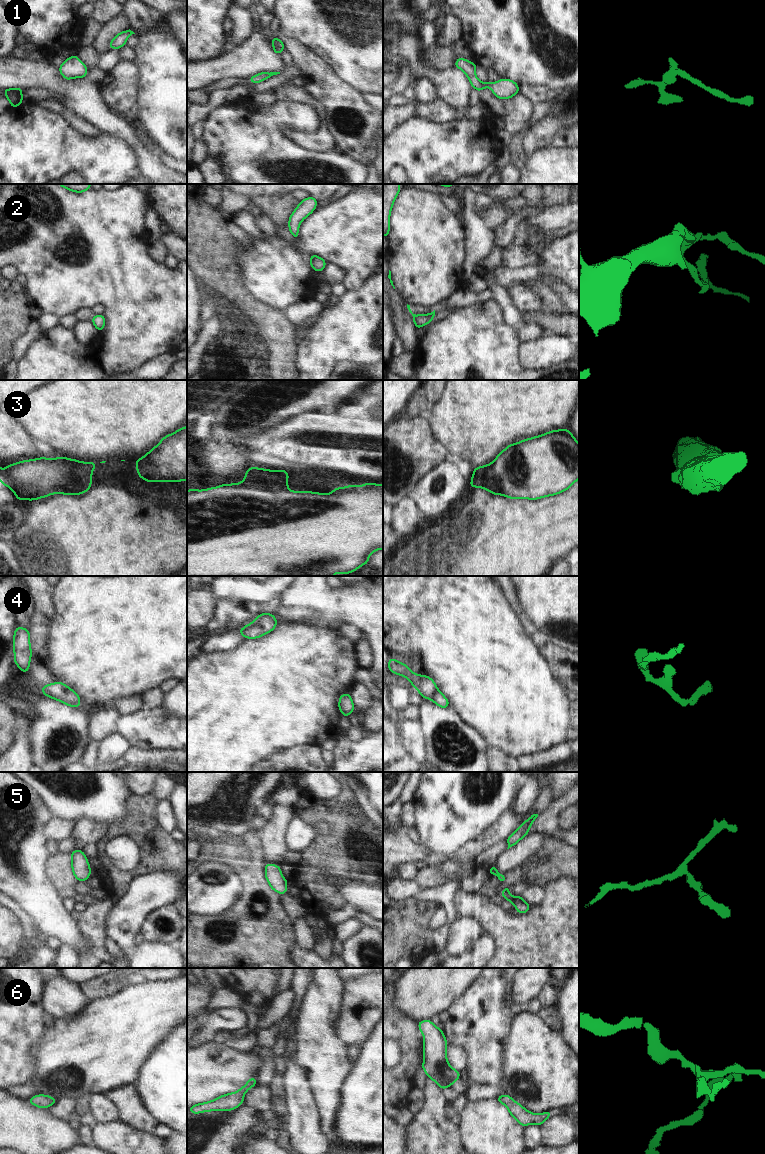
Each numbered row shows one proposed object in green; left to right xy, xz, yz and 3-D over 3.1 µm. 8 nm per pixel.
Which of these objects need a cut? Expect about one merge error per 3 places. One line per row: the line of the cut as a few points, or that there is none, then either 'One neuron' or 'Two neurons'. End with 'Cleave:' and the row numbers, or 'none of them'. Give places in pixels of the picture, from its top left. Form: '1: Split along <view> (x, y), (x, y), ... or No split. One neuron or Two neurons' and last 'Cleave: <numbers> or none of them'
1: No split. One neuron
2: No split. One neuron
3: No split. One neuron
4: No split. One neuron
5: No split. One neuron
6: No split. One neuron
Cleave: none of them.

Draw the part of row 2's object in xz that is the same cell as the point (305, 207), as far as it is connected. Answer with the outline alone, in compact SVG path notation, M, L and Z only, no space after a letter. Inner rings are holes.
M308 197L299 202L296 209L289 217L288 227L295 240L298 240L299 225L309 216L317 207L317 200L314 197Z

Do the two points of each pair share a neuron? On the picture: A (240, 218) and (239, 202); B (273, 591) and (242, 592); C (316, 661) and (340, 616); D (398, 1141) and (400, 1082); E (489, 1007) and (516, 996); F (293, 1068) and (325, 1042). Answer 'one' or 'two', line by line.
A: two
B: one
C: two
D: two
E: two
F: two

